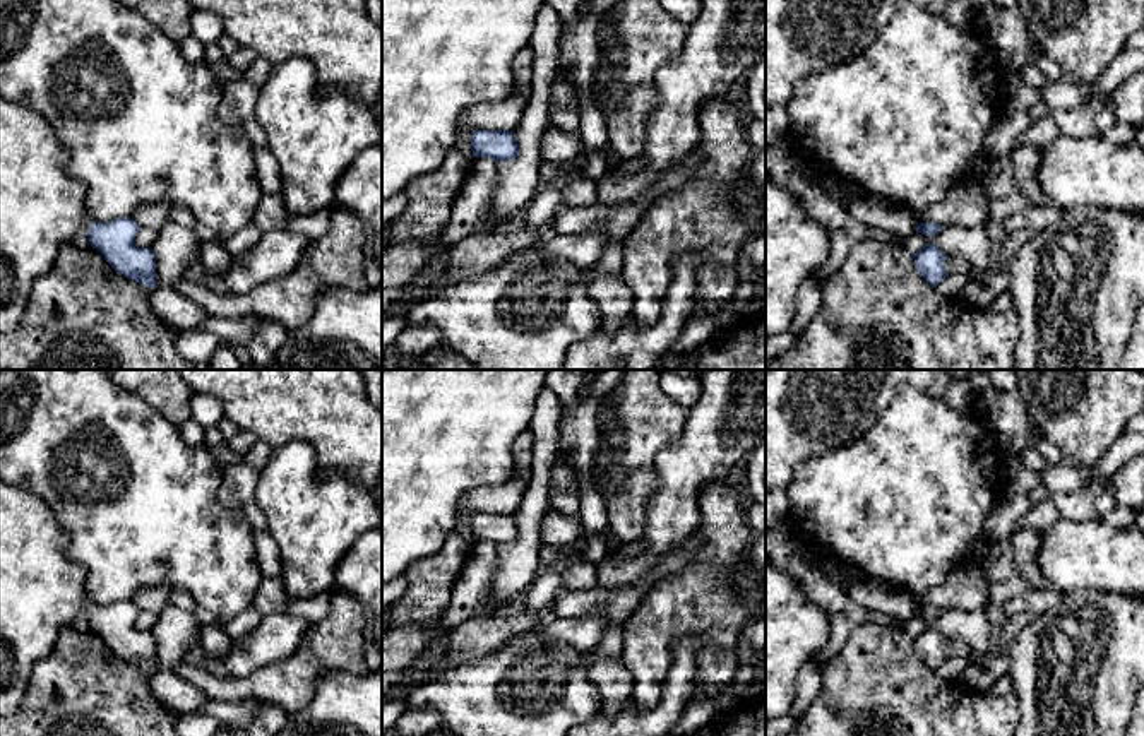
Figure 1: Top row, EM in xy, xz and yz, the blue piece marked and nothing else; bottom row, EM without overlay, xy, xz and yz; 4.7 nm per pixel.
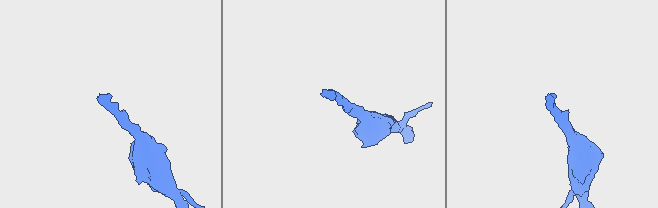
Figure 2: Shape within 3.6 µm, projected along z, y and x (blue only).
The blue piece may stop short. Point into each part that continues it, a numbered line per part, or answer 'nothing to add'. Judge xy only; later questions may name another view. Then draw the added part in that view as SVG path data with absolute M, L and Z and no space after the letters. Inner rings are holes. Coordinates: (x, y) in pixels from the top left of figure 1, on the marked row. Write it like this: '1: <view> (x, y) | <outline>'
1: xy (41, 207) | M0 96L0 334L19 327L34 281L53 269L62 246L79 228L87 233L94 224L86 211L86 187L67 175L67 163L67 152L48 120Z

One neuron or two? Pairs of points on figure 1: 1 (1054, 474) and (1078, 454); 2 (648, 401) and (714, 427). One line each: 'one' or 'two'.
1: two
2: two

